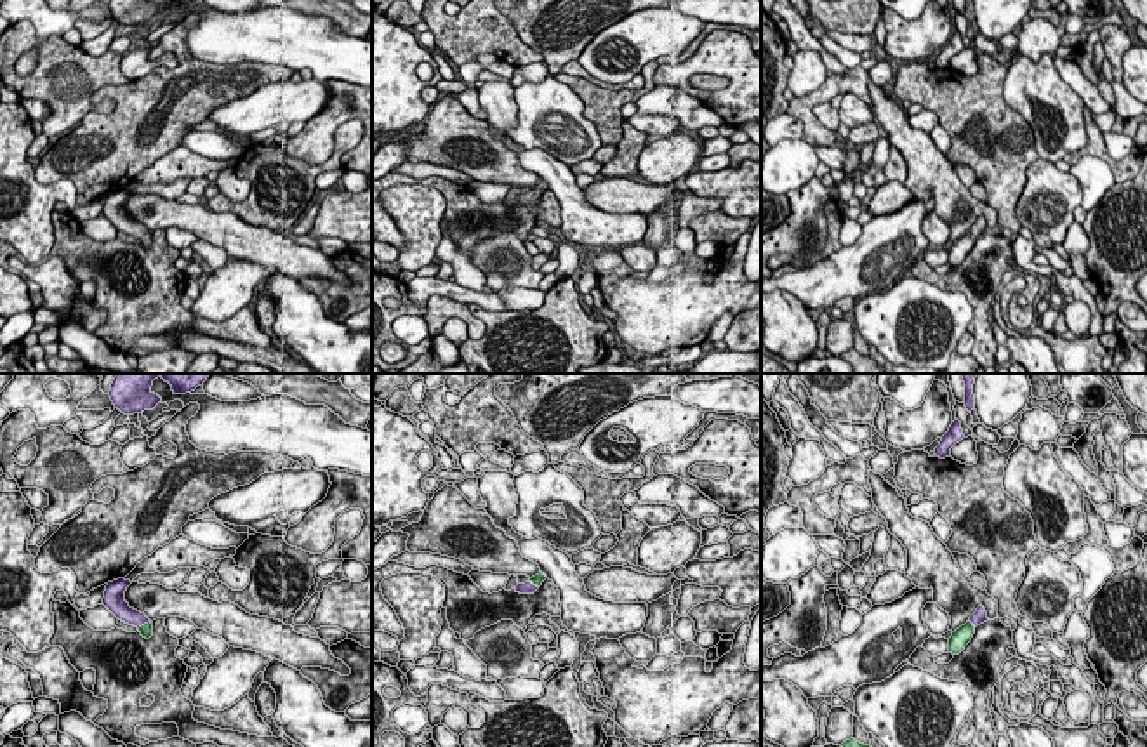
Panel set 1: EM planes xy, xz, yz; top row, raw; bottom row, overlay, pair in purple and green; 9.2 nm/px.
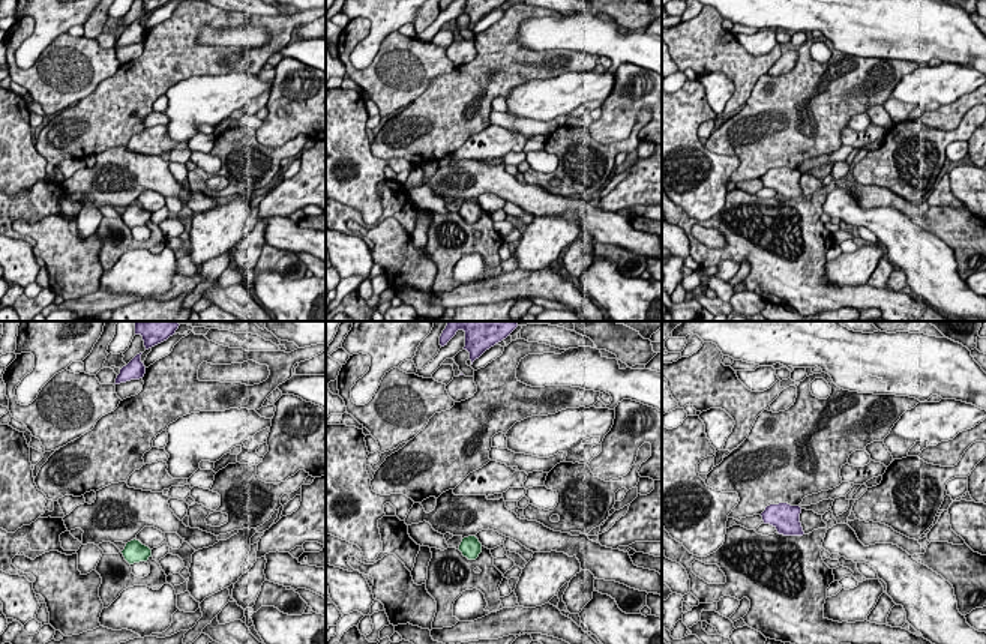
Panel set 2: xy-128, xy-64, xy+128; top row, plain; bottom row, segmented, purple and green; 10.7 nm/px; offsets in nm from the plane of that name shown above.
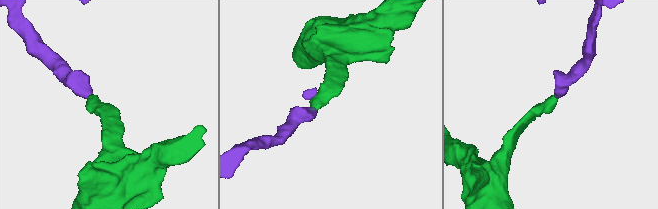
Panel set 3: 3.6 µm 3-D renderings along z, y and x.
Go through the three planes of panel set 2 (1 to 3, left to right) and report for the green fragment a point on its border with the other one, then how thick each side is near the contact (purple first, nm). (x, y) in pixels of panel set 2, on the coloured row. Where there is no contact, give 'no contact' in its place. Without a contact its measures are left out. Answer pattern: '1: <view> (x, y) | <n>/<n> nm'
1: no contact
2: no contact
3: no contact

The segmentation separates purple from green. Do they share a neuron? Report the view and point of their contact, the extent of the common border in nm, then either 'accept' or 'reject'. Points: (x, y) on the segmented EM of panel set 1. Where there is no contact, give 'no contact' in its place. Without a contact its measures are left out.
contact xy (143, 624); length 140 nm; accept

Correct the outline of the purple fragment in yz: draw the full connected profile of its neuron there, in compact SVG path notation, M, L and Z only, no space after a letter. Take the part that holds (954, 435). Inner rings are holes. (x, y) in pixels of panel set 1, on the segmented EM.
M956 419L949 431L942 436L940 445L935 448L935 455L940 459L951 457L951 448L965 438L961 422Z

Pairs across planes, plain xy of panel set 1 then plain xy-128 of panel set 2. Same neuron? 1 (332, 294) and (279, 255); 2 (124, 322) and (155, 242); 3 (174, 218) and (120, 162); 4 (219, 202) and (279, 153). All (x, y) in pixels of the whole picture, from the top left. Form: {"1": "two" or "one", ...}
{"1": "one", "2": "one", "3": "one", "4": "one"}

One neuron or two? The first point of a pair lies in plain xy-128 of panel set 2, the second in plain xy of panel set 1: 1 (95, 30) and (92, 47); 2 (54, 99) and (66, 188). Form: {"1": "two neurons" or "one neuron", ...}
{"1": "two neurons", "2": "two neurons"}

